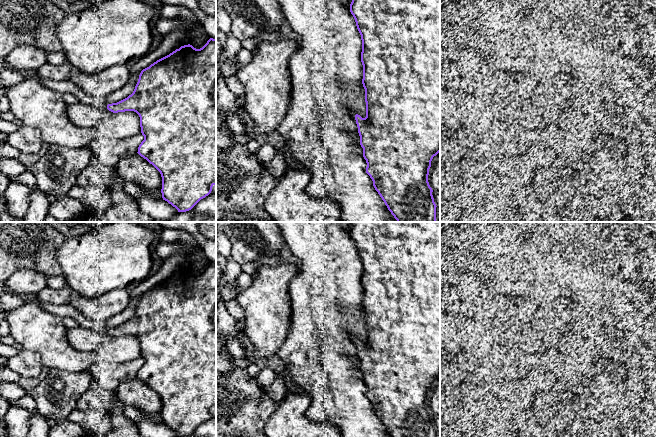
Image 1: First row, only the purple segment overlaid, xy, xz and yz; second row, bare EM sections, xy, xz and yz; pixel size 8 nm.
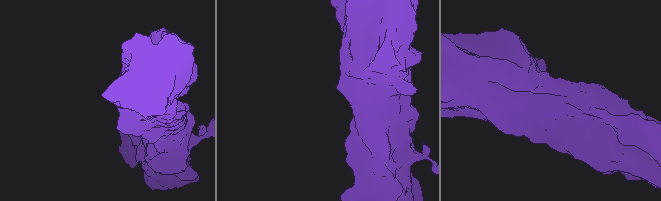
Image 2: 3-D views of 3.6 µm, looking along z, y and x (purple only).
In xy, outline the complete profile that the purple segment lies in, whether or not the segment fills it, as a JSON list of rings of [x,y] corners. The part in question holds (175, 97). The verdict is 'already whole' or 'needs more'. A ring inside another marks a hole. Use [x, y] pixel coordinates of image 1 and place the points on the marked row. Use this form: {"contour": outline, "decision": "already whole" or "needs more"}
{"contour": [[[210,38],[200,49],[184,45],[169,55],[143,69],[131,95],[108,104],[86,95],[71,80],[55,81],[41,78],[43,84],[60,94],[70,93],[78,102],[108,109],[113,113],[134,111],[140,117],[141,133],[144,140],[138,147],[138,154],[152,164],[162,177],[162,198],[178,212],[191,210],[201,199],[208,196],[216,185],[216,39]]], "decision": "needs more"}

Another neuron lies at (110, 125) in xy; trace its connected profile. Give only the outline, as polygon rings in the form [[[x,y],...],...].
[[[77,102],[67,106],[69,120],[76,126],[91,128],[107,139],[124,139],[141,133],[140,117],[134,111],[113,113]]]

